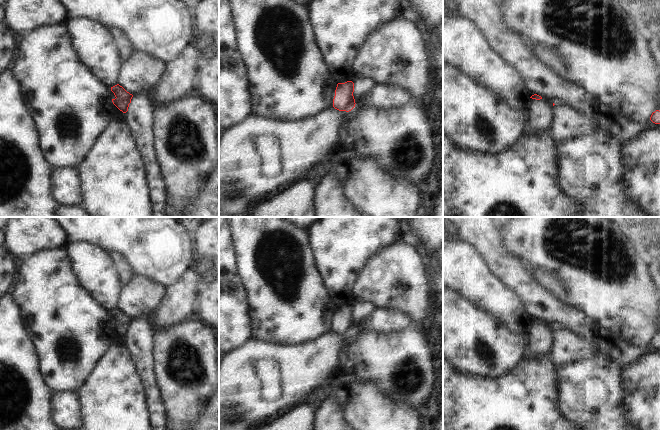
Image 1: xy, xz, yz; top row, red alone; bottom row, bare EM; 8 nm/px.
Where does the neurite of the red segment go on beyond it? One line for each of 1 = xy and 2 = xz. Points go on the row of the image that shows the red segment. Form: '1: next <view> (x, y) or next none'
1: next none
2: next none

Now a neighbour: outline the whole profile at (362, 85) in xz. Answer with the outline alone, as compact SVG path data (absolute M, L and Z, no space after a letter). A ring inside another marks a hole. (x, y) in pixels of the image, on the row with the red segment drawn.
M354 77L354 92L353 96L355 99L355 103L360 102L360 98L366 94L370 93L379 83L370 77Z

